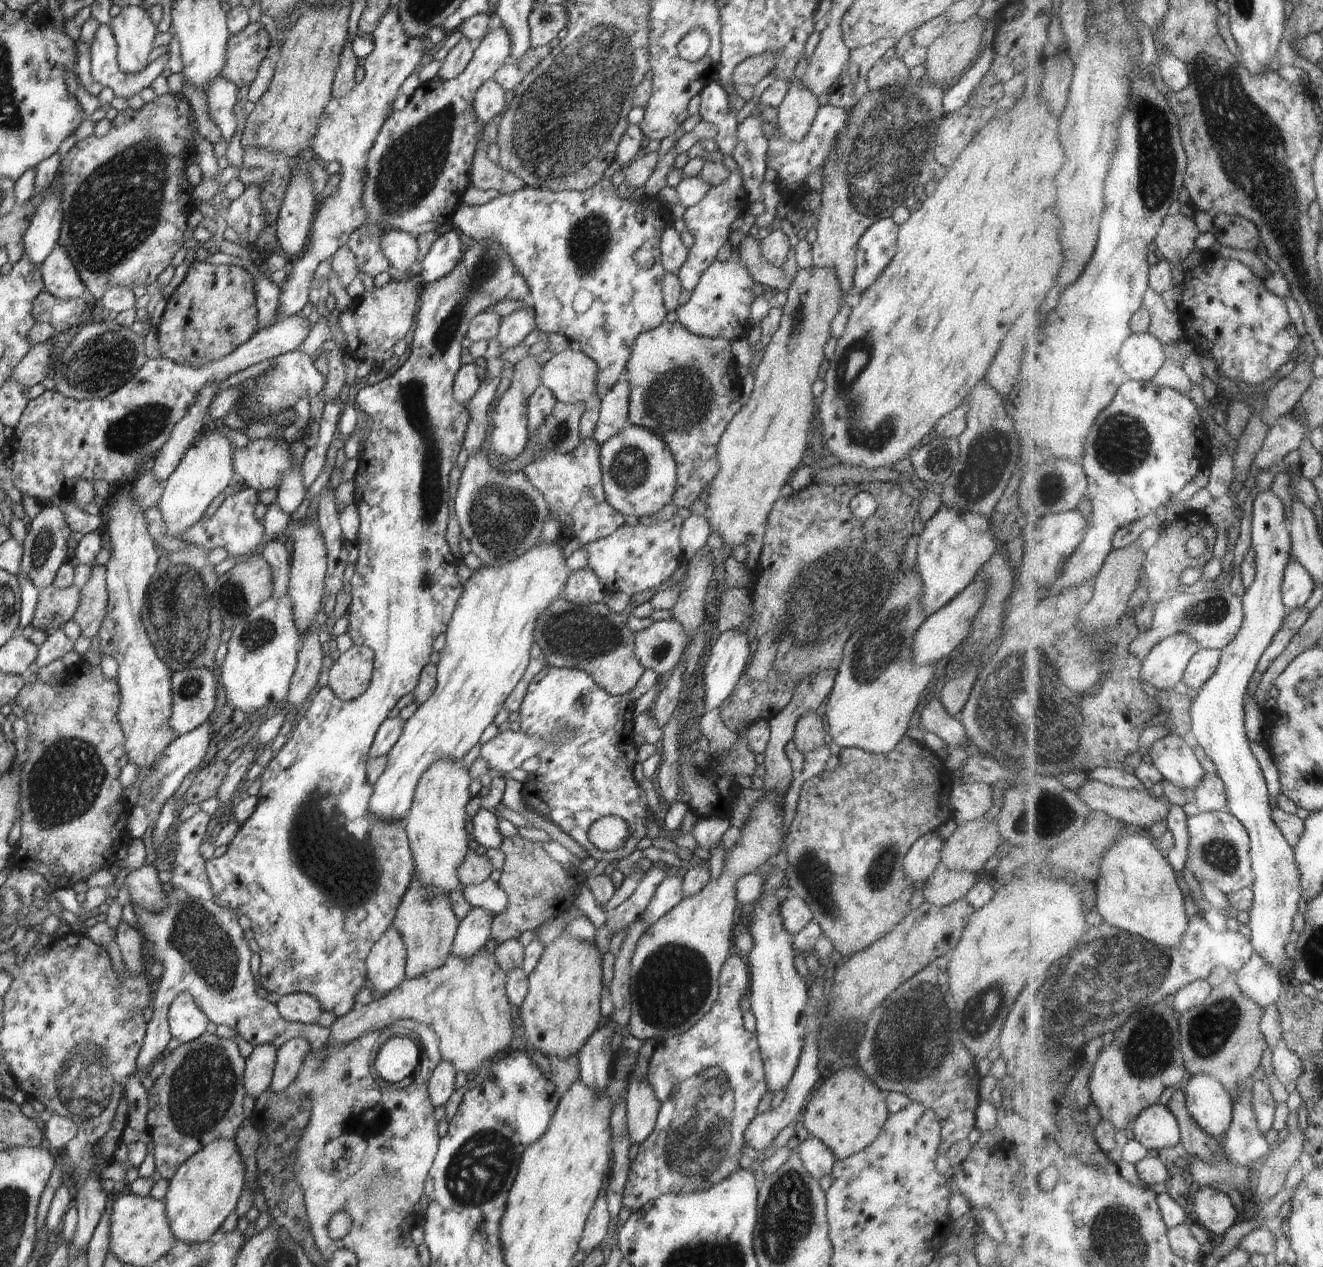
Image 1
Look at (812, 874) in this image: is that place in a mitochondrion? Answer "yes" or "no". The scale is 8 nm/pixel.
yes

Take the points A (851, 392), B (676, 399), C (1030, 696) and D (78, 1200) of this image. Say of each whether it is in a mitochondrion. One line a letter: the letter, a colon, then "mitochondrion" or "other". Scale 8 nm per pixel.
A: mitochondrion
B: mitochondrion
C: mitochondrion
D: other

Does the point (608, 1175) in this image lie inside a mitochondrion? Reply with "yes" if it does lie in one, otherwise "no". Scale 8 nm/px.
no

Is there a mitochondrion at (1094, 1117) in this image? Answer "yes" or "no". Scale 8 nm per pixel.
no

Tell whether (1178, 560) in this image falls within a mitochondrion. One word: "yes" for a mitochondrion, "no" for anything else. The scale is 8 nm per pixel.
no

